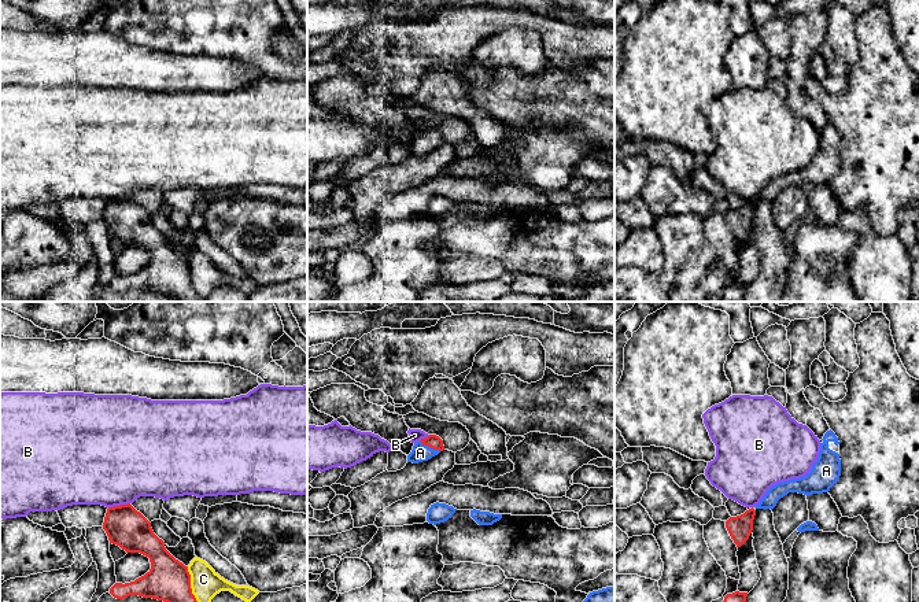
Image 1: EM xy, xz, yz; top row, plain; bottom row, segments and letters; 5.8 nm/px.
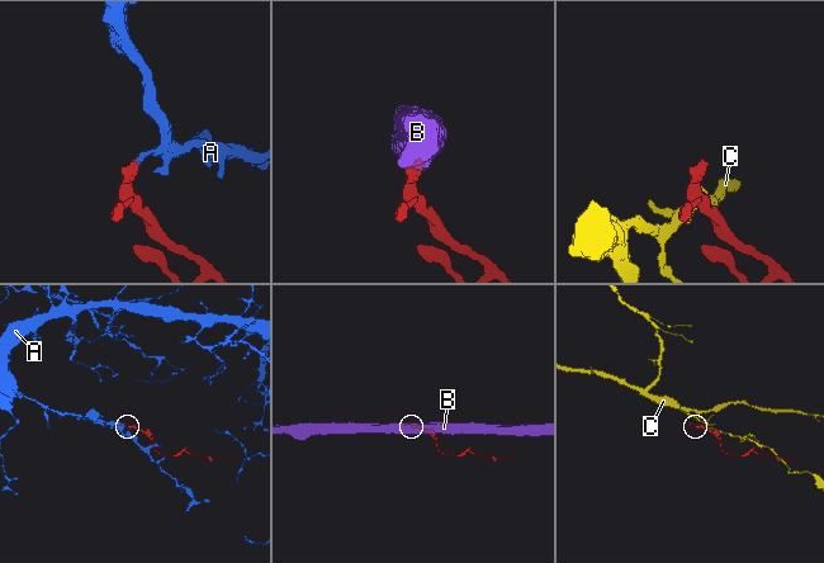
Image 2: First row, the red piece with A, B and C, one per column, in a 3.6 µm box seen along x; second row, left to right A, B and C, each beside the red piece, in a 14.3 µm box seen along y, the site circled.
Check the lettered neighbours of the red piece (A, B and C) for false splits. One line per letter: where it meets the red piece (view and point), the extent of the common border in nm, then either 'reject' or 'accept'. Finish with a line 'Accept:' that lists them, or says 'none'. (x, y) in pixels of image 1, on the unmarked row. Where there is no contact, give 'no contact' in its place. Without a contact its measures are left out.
A: contact xz (430, 139); length 140 nm; accept
B: contact xy (118, 199); length 130 nm; reject
C: contact xy (191, 281); length 260 nm; reject
Accept: A

